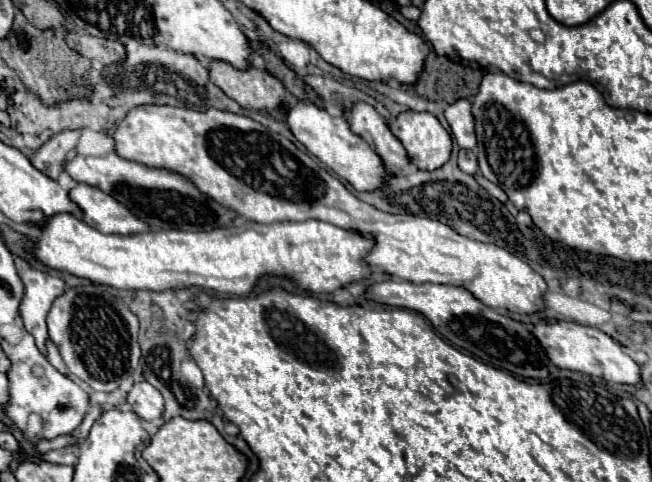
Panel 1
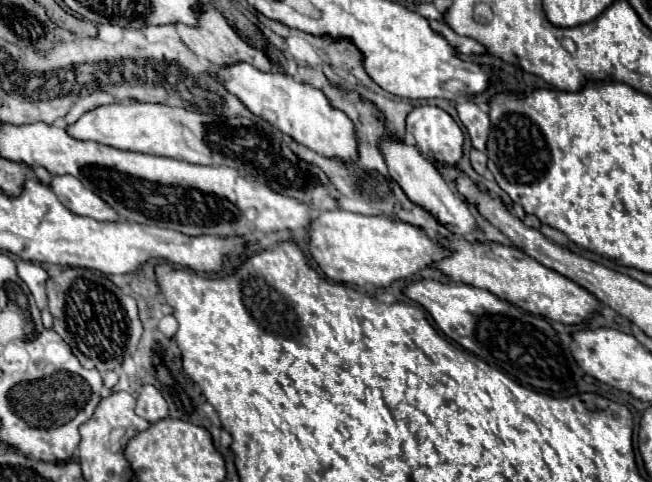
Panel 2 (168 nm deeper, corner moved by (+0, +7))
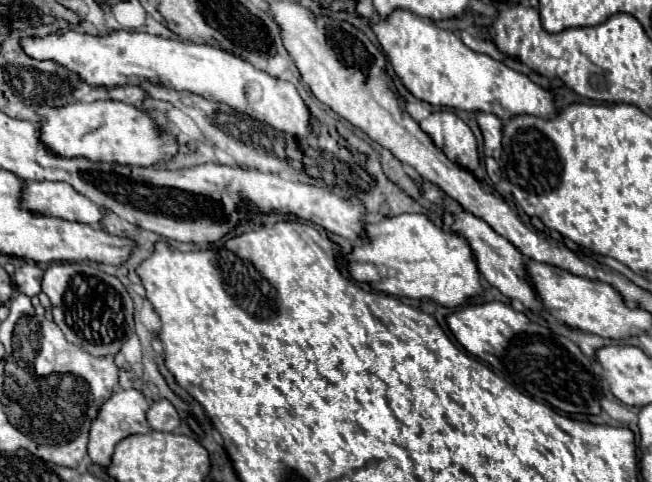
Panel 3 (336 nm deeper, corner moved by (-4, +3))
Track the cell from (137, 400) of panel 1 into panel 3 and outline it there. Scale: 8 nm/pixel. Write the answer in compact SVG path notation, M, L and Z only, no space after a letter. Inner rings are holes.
M157 400L151 404L149 412L147 412L147 424L153 430L161 430L161 432L173 432L179 426L179 414L177 410L171 406L169 400Z

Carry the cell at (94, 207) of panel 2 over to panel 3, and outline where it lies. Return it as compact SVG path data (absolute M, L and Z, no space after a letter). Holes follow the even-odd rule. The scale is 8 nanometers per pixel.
M25 182L21 208L33 214L99 226L101 210L65 182Z

